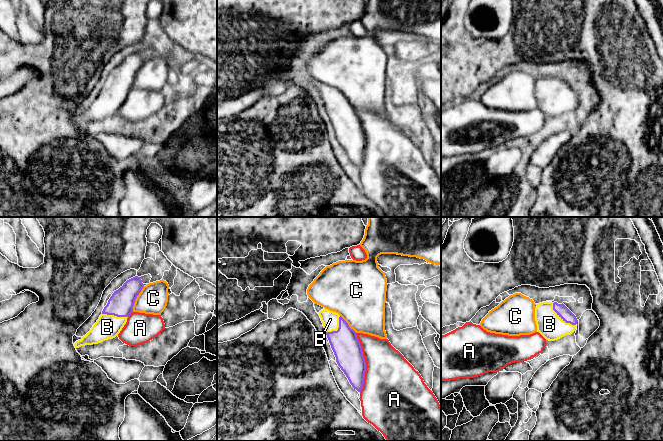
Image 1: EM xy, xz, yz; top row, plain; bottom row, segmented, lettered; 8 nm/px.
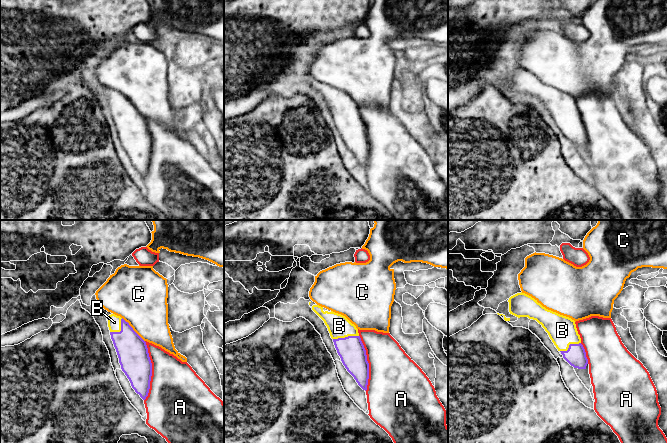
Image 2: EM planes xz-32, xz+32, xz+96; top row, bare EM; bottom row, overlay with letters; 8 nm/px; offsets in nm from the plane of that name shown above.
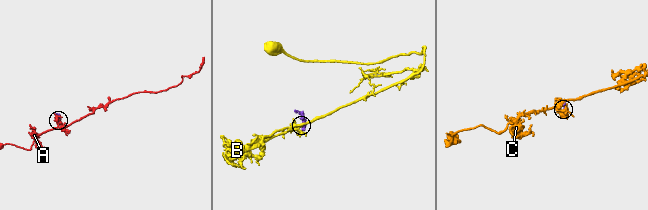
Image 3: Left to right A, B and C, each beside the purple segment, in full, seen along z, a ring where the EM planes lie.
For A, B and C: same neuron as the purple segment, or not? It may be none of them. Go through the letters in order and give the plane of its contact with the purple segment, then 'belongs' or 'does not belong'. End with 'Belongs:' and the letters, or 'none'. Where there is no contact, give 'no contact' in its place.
A: meets purple in xz; does not belong
B: meets purple in yz; belongs
C: meets purple in xy; does not belong
Belongs: B

